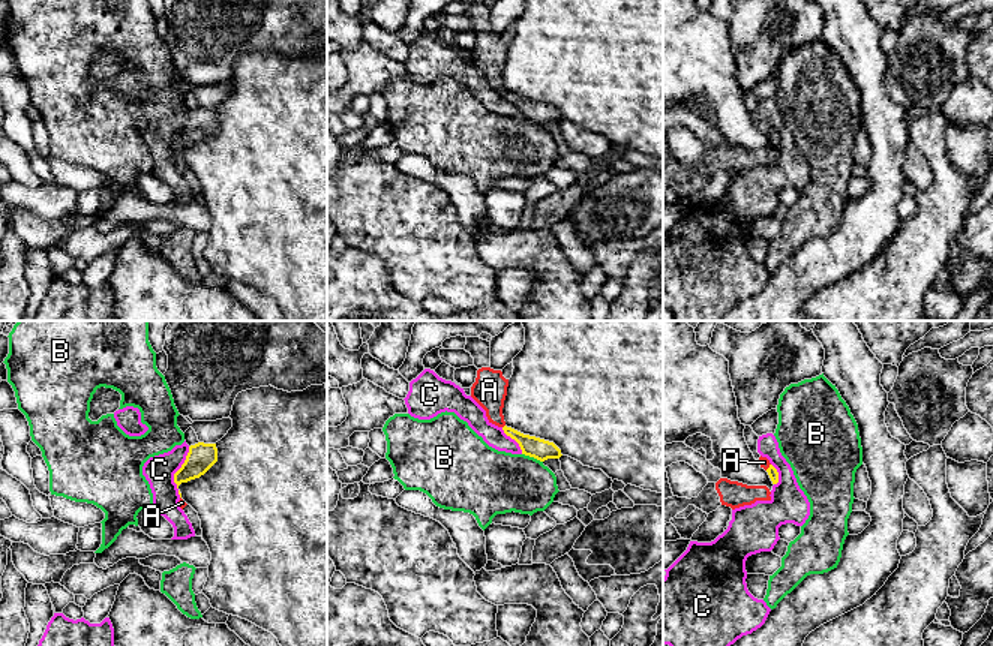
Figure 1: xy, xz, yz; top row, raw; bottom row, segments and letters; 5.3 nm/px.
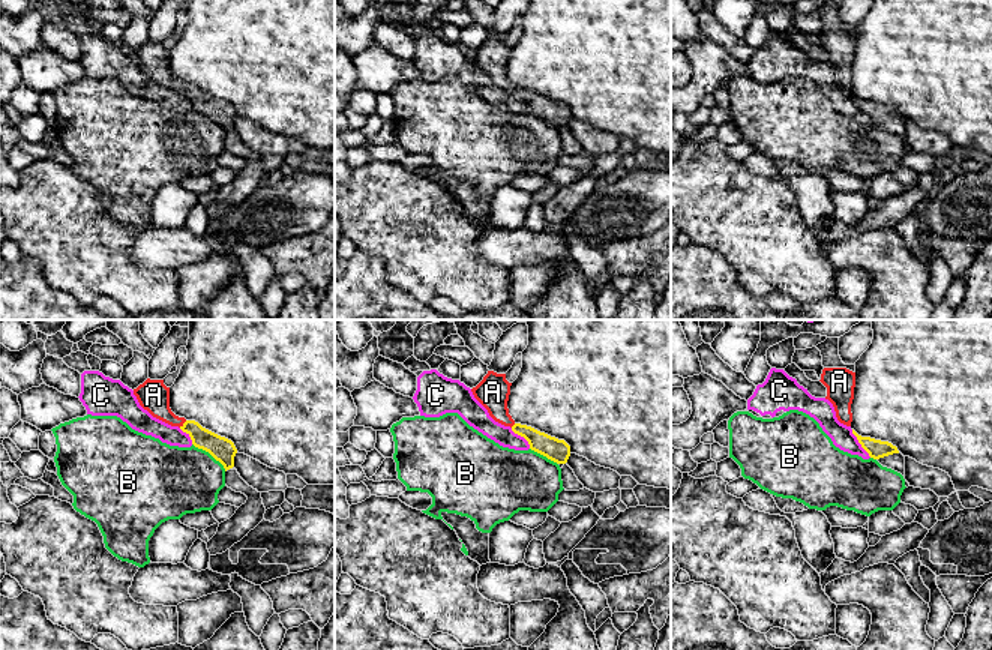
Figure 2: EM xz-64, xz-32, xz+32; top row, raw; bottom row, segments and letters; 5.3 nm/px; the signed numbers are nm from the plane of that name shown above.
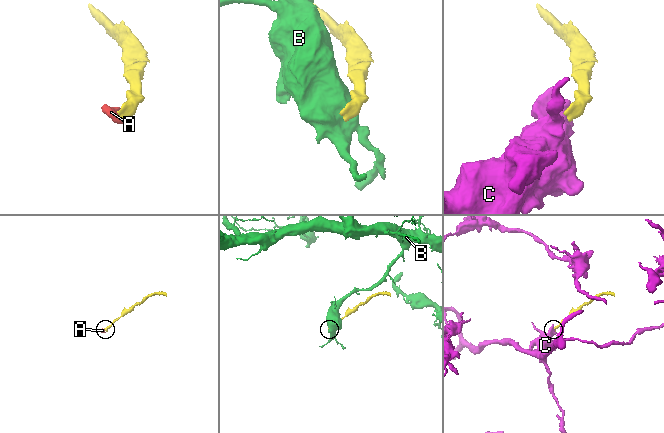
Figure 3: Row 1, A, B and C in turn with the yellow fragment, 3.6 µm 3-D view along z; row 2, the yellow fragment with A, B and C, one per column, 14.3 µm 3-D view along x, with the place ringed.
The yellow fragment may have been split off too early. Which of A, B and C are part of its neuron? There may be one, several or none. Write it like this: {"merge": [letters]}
{"merge": ["A"]}

